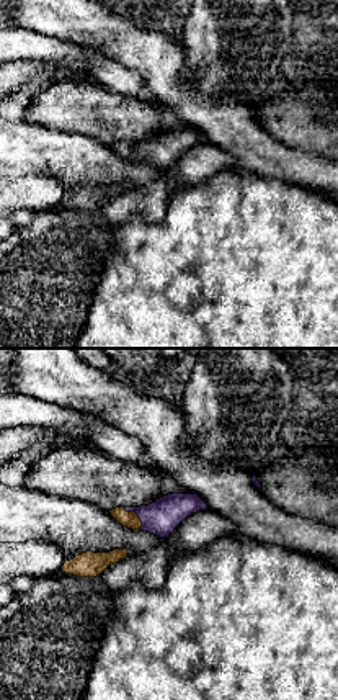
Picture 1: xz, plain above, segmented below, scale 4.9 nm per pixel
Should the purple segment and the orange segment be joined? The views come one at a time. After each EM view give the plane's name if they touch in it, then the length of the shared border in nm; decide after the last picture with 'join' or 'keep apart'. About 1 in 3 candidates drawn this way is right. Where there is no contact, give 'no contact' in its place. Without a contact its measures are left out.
xz | 140 nm

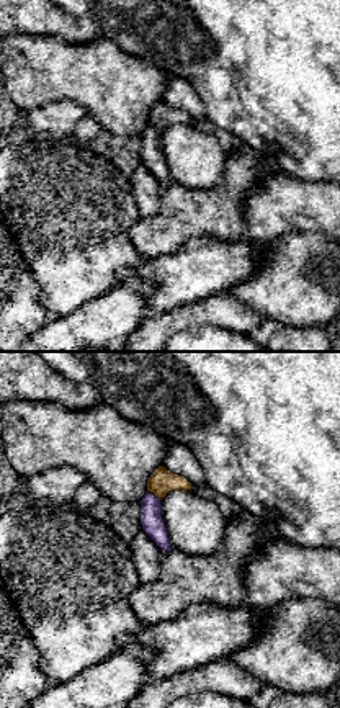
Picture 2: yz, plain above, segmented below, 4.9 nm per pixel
yz | 80 nm

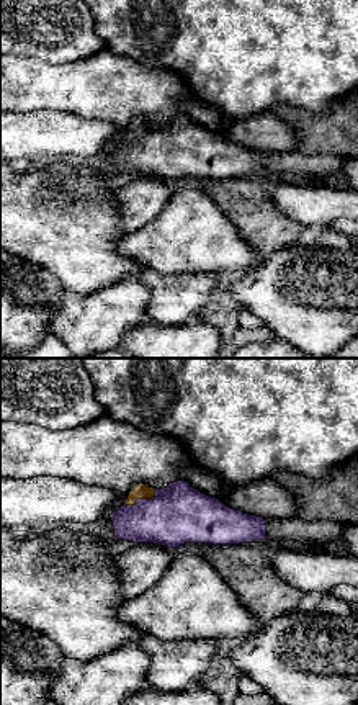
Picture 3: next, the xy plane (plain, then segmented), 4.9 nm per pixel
xy | 180 nm

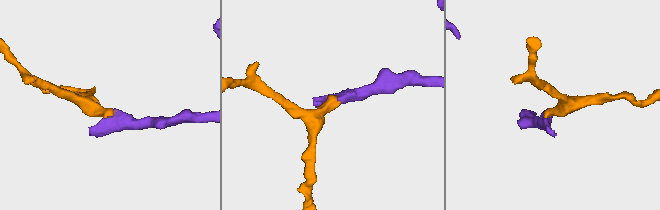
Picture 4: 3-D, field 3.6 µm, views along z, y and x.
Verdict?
join

